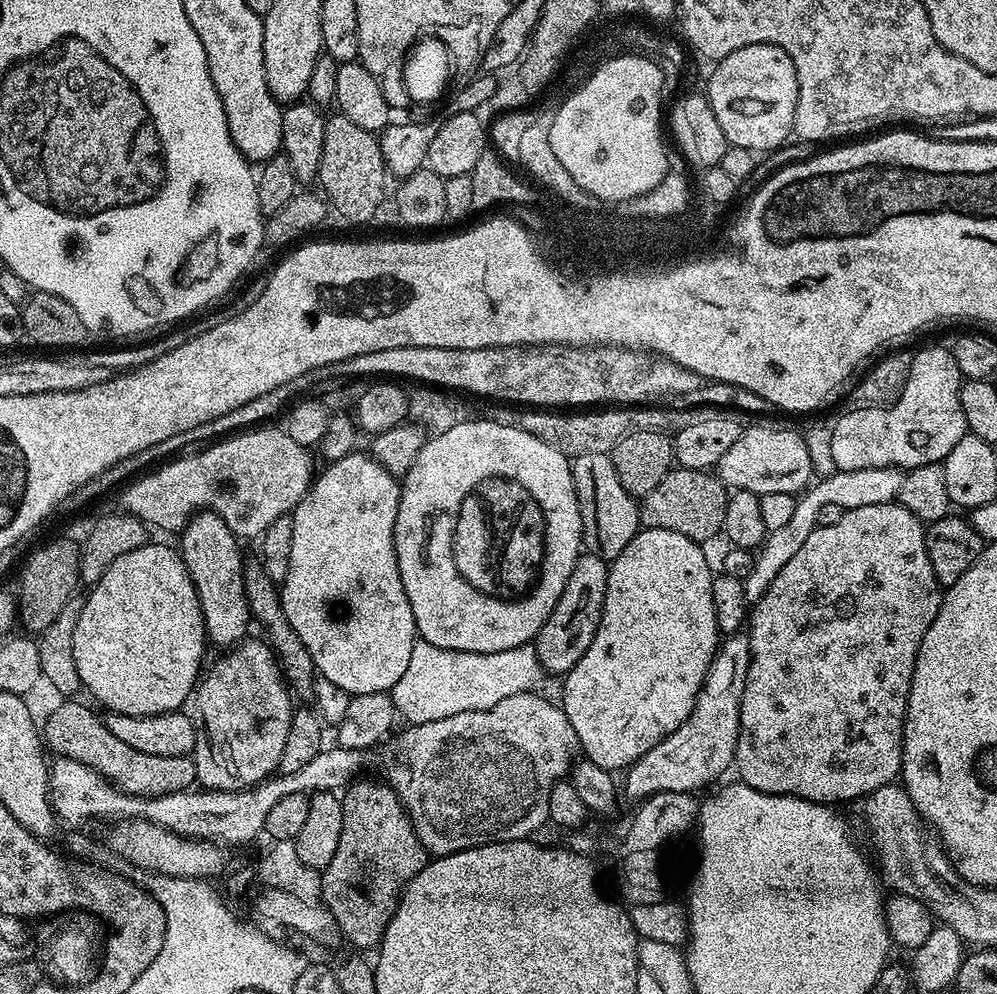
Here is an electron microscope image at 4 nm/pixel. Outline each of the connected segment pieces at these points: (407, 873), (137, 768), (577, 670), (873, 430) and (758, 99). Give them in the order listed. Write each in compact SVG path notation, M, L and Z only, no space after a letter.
M359 780L342 796L342 832L334 858L322 869L322 904L333 915L340 936L344 935L356 948L375 949L386 934L386 926L390 926L390 918L394 918L405 886L427 866L430 854L422 846L412 819L408 817L404 804L396 797L392 785L387 782L379 784L376 780Z
M68 698L60 704L48 716L48 721L42 724L42 740L46 745L47 751L55 754L57 757L65 756L71 760L82 762L90 766L98 774L102 774L119 791L125 792L128 796L165 796L175 792L189 791L197 783L196 761L192 756L183 756L182 758L158 758L158 754L142 754L142 750L133 750L126 746L116 735L110 734L110 730L104 724L103 719L95 716L84 704L79 704L79 699Z
M644 528L636 533L636 537L632 539L630 546L626 546L626 550L622 550L622 554L618 554L618 558L608 565L606 598L602 606L600 625L594 634L594 642L590 642L586 654L582 654L582 658L578 658L578 662L566 673L562 680L562 683L564 683L562 707L566 718L570 718L570 726L574 726L579 751L590 762L594 762L598 766L609 770L631 768L633 762L642 758L642 754L646 754L646 750L654 750L654 746L658 746L658 742L662 742L670 734L674 734L674 730L678 730L678 726L682 726L682 722L686 722L686 718L694 710L700 688L704 685L704 679L708 673L708 667L712 665L712 660L716 656L716 649L722 640L720 627L718 627L714 618L714 598L712 597L714 569L708 565L708 560L704 557L704 552L700 548L703 547L697 541L686 538L682 534L674 534L674 530Z
M951 347L924 348L912 357L908 377L896 404L887 408L868 408L844 412L831 425L834 462L839 471L867 468L907 470L941 463L948 449L968 432L962 414L962 377Z
M751 44L734 50L734 54L722 58L713 68L716 69L708 80L706 95L731 147L763 154L793 135L798 74L786 50L773 44Z

